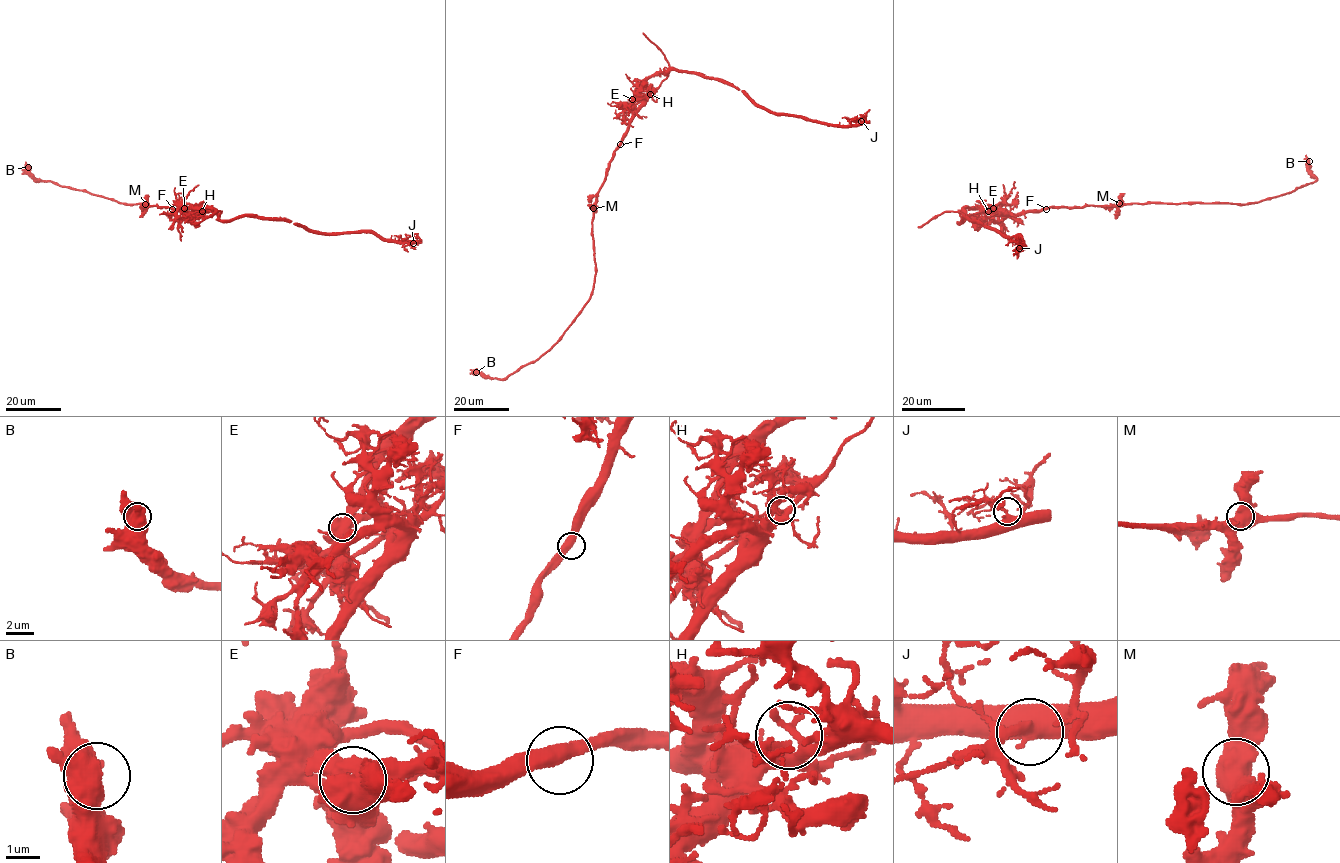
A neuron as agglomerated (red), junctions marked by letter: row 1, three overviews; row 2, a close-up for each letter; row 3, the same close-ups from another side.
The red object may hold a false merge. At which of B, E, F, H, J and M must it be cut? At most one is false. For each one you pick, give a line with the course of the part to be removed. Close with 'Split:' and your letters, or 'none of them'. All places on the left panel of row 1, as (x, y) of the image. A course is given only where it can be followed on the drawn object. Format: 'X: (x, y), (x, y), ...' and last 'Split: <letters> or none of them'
E: (184, 208), (211, 207), (221, 220), (243, 216), (284, 218), (323, 233), (371, 232), (388, 239), (421, 240)
Split: E

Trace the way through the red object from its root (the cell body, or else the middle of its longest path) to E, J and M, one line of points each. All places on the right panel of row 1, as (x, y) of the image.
E: (1045, 208), (1019, 214), (1003, 214), (993, 208)
J: (1045, 208), (1016, 214), (979, 211), (960, 222), (966, 218), (1002, 235), (1019, 236), (1024, 244), (1019, 248)
M: (1045, 208), (1119, 203)

